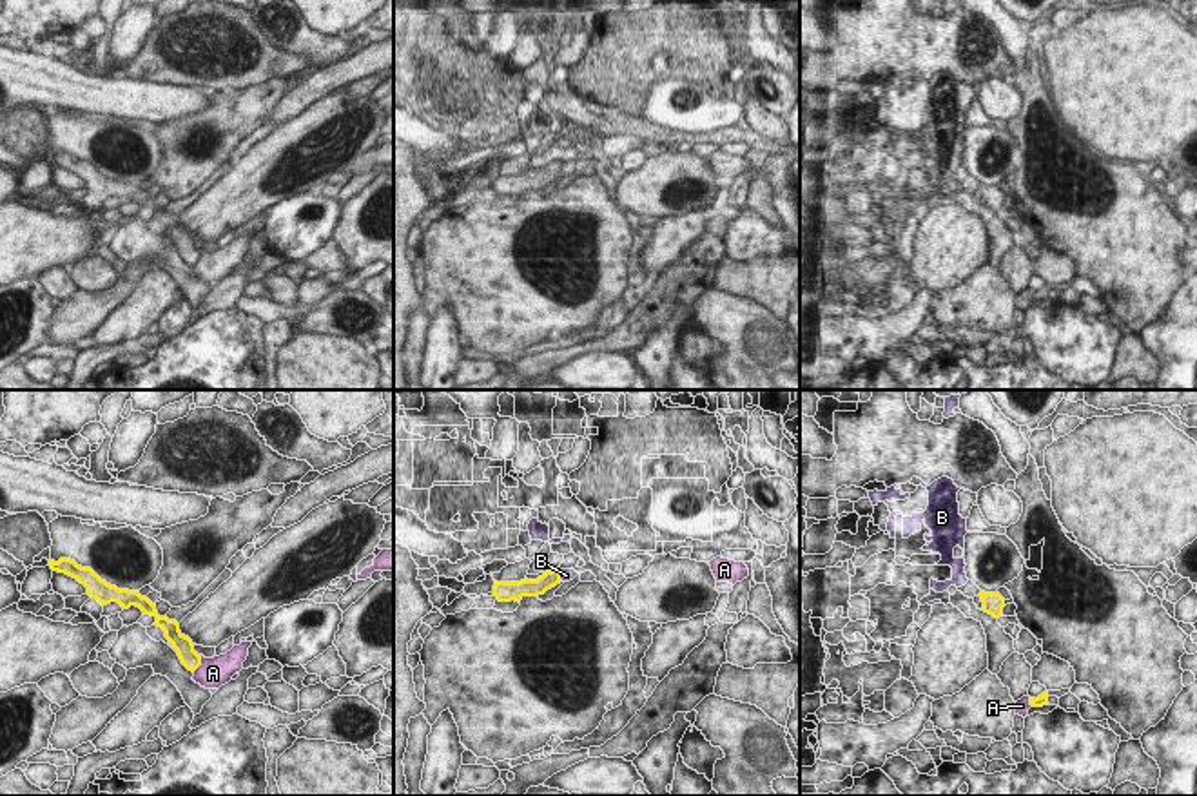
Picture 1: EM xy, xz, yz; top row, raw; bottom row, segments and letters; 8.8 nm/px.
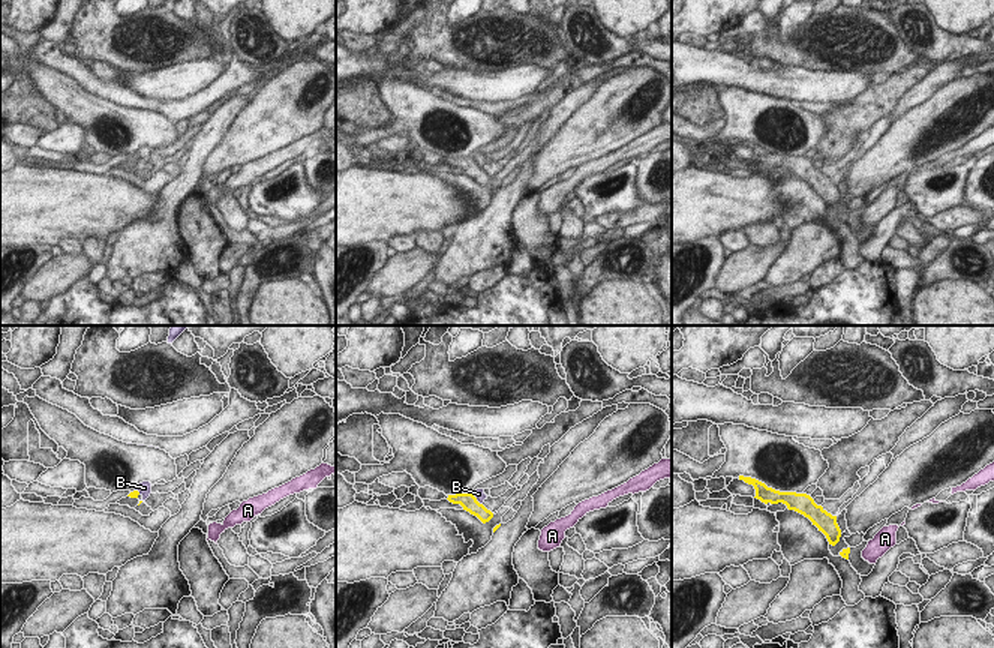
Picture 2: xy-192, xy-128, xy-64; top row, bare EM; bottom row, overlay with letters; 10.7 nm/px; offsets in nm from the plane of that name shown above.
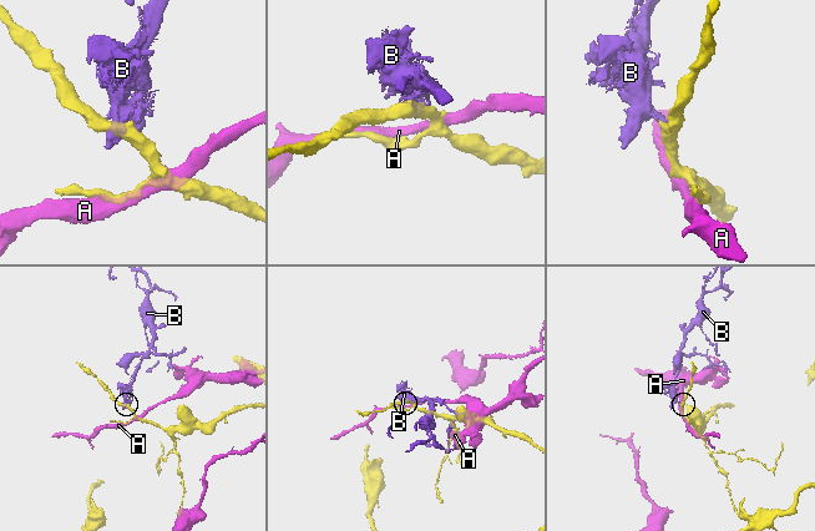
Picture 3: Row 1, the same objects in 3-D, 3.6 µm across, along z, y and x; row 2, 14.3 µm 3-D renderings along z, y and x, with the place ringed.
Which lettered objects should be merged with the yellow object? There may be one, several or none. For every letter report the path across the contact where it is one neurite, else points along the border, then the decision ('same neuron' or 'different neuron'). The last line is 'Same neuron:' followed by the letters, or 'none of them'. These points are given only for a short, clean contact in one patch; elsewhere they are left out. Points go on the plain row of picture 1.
A: different neuron
B: border along xz (563, 164), (559, 173); different neuron
Same neuron: none of them

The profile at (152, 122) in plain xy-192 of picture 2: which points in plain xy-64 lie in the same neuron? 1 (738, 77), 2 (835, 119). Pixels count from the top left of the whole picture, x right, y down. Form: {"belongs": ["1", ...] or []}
{"belongs": []}

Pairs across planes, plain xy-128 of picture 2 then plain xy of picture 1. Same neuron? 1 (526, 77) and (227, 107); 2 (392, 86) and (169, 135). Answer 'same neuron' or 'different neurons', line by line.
1: different neurons
2: different neurons

